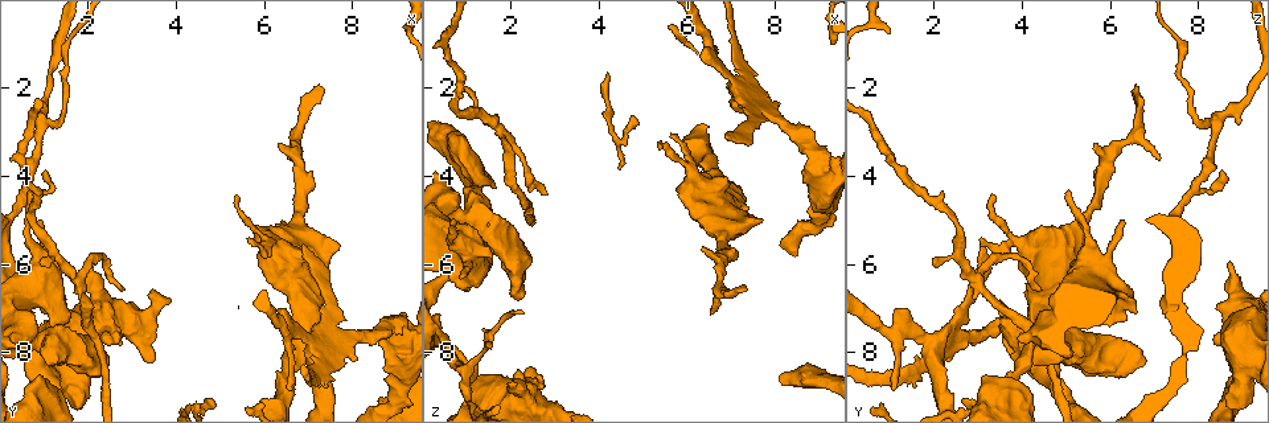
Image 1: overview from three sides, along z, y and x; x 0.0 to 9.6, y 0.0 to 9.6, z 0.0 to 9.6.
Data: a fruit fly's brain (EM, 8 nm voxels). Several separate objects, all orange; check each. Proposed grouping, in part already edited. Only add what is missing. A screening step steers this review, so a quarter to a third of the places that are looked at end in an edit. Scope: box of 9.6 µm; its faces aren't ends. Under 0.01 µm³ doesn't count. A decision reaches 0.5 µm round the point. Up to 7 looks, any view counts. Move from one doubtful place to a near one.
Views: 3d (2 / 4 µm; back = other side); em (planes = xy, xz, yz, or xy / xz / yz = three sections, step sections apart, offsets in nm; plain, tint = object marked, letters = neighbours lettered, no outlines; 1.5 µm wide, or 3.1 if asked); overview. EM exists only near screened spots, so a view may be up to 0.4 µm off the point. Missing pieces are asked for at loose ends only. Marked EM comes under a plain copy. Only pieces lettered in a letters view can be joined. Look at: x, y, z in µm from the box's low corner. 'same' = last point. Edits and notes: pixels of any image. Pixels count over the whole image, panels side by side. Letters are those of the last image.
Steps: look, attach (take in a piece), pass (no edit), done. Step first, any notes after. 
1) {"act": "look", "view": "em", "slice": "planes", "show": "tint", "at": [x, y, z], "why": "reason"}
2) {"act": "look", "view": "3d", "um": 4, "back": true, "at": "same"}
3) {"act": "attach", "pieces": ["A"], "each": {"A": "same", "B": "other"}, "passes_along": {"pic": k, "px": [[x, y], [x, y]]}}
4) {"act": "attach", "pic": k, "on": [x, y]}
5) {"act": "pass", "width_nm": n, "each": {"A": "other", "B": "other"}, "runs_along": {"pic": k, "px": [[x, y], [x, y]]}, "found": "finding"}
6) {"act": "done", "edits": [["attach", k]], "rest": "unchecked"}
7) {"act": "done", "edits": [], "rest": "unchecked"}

{"act": "look", "view": "3d", "um": 2, "at": [6.30, 3.30, 5.70], "why": "an open end"}

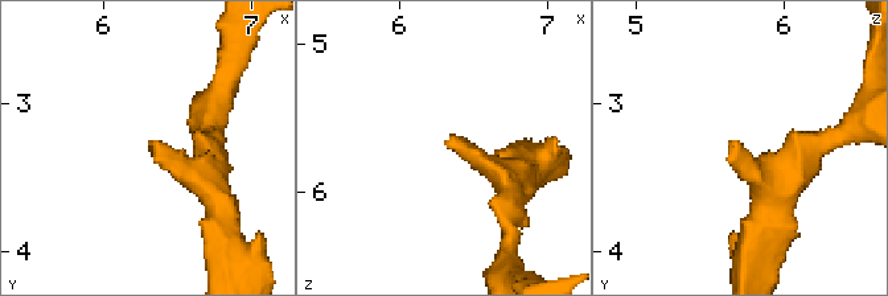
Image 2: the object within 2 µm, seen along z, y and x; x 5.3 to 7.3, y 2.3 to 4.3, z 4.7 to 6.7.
{"act": "look", "view": "em", "slice": "planes", "show": "letters", "at": [6.32, 3.28, 5.68]}

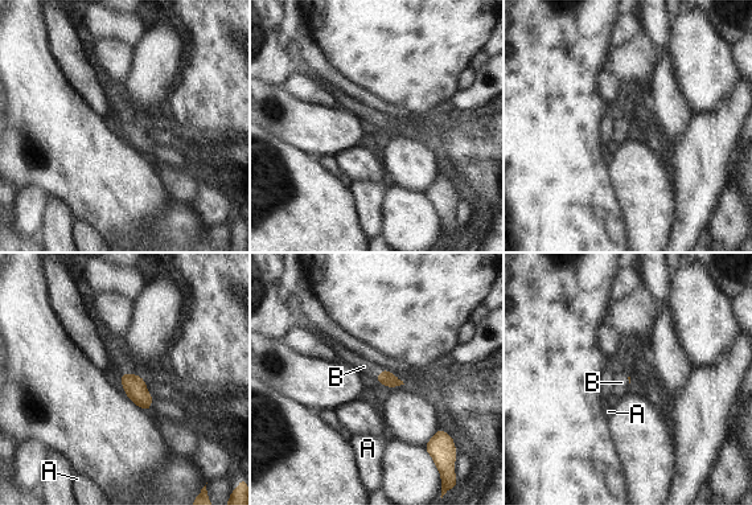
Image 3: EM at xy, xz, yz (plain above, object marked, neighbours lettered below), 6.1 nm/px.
{"act": "attach", "pieces": ["B"], "longest_contact_nm": ["B", 90], "each": {"A": "other", "B": "same"}, "passes_along": {"pic": 3, "px": [[387, 378], [379, 373], [364, 366]]}, "found": "it goes on there"}

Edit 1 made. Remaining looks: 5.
{"act": "look", "view": "em", "slice": "xz", "step": 4, "show": "tint", "at": [7.35, 2.05, 6.60], "why": "an open end"}

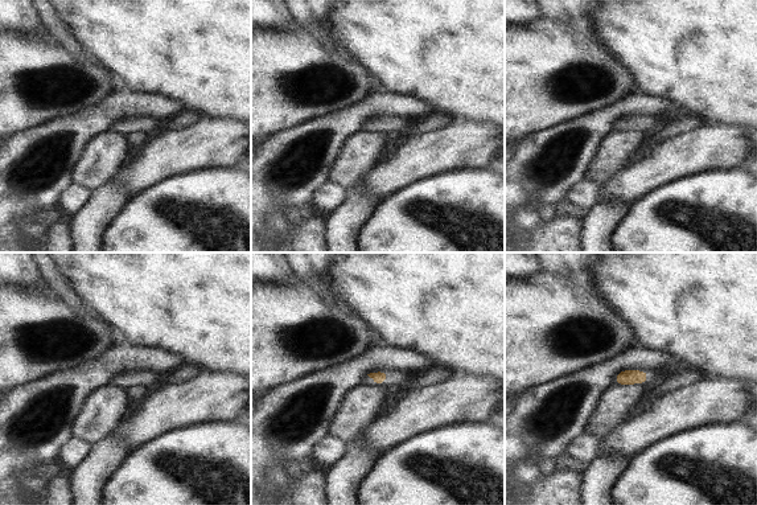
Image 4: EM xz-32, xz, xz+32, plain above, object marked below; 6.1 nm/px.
{"act": "look", "view": "em", "slice": "xy", "step": 4, "show": "letters", "at": "same"}

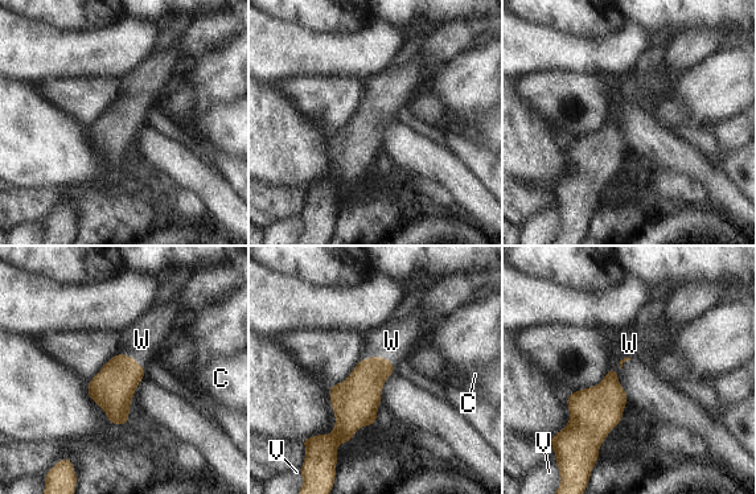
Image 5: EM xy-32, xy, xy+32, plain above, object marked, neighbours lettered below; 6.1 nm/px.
{"act": "attach", "pieces": ["W"], "each": {"C": "other", "V": "other", "W": "same"}, "passes_along": {"pic": 5, "px": [[361, 392], [379, 357], [391, 341]]}, "found": "the neuron continues"}

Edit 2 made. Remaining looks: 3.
{"act": "look", "view": "em", "slice": "xz", "step": 4, "show": "letters", "at": [2.25, 8.15, 6.80], "why": "free end"}

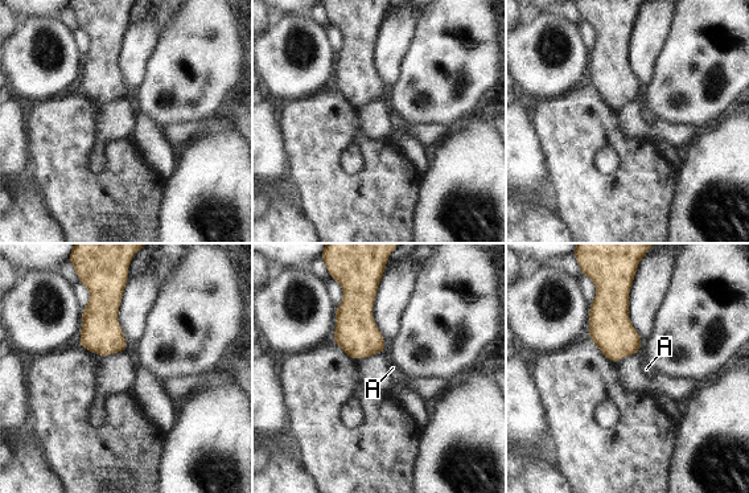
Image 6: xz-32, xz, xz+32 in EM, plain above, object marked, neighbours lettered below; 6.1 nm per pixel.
{"act": "look", "view": "em", "slice": "planes", "show": "letters", "at": "same", "why": "another direction"}

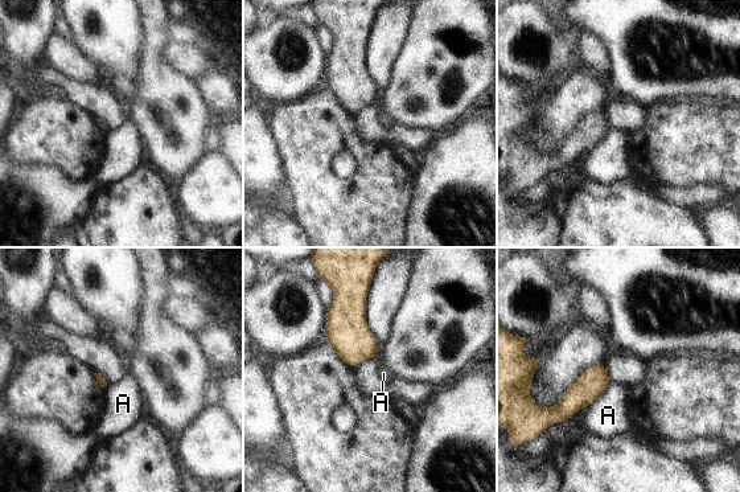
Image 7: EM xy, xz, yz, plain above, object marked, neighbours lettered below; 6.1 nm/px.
{"act": "pass", "each": {"A": "other"}, "border": {"pic": 7, "px": [[611, 382], [590, 406]]}, "found": "no lettered piece goes on from it"}

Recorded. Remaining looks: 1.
{"act": "done", "edits": [["attach", 3], ["attach", 5]], "rest": "unchecked"}

